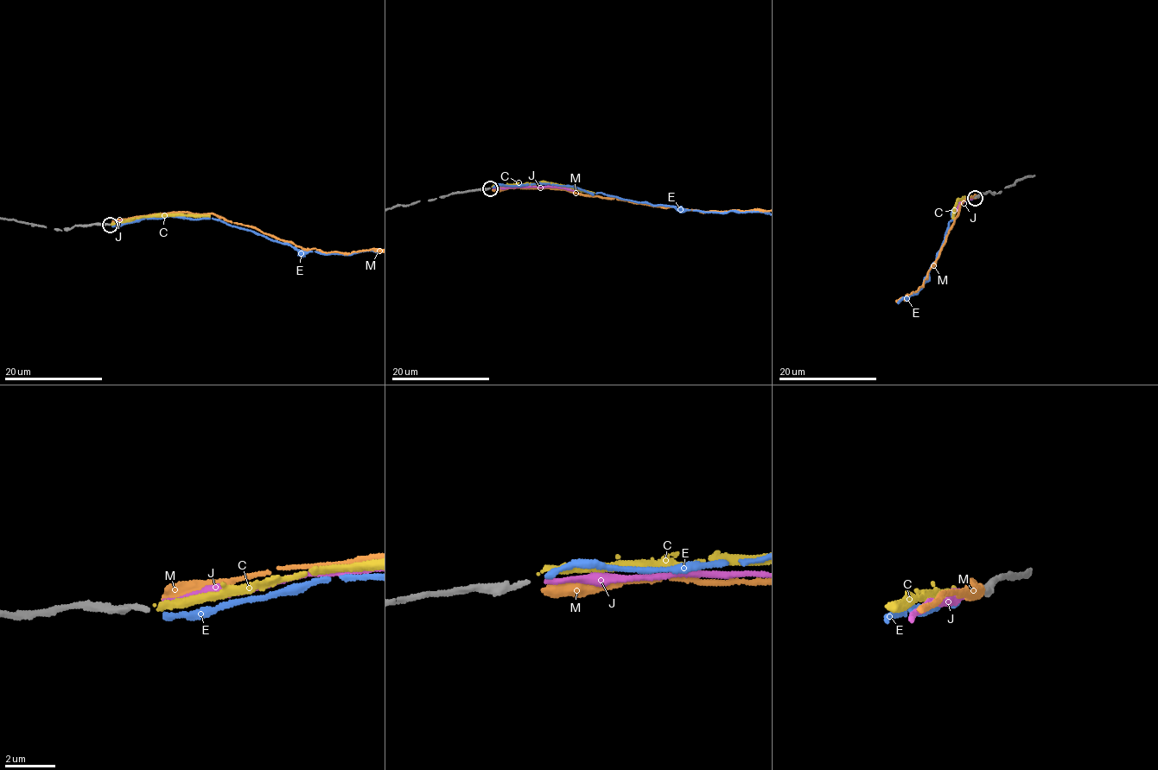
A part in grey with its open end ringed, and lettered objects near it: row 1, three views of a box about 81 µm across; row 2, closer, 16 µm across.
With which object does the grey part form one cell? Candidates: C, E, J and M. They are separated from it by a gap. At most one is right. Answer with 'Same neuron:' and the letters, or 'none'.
Same neuron: E

